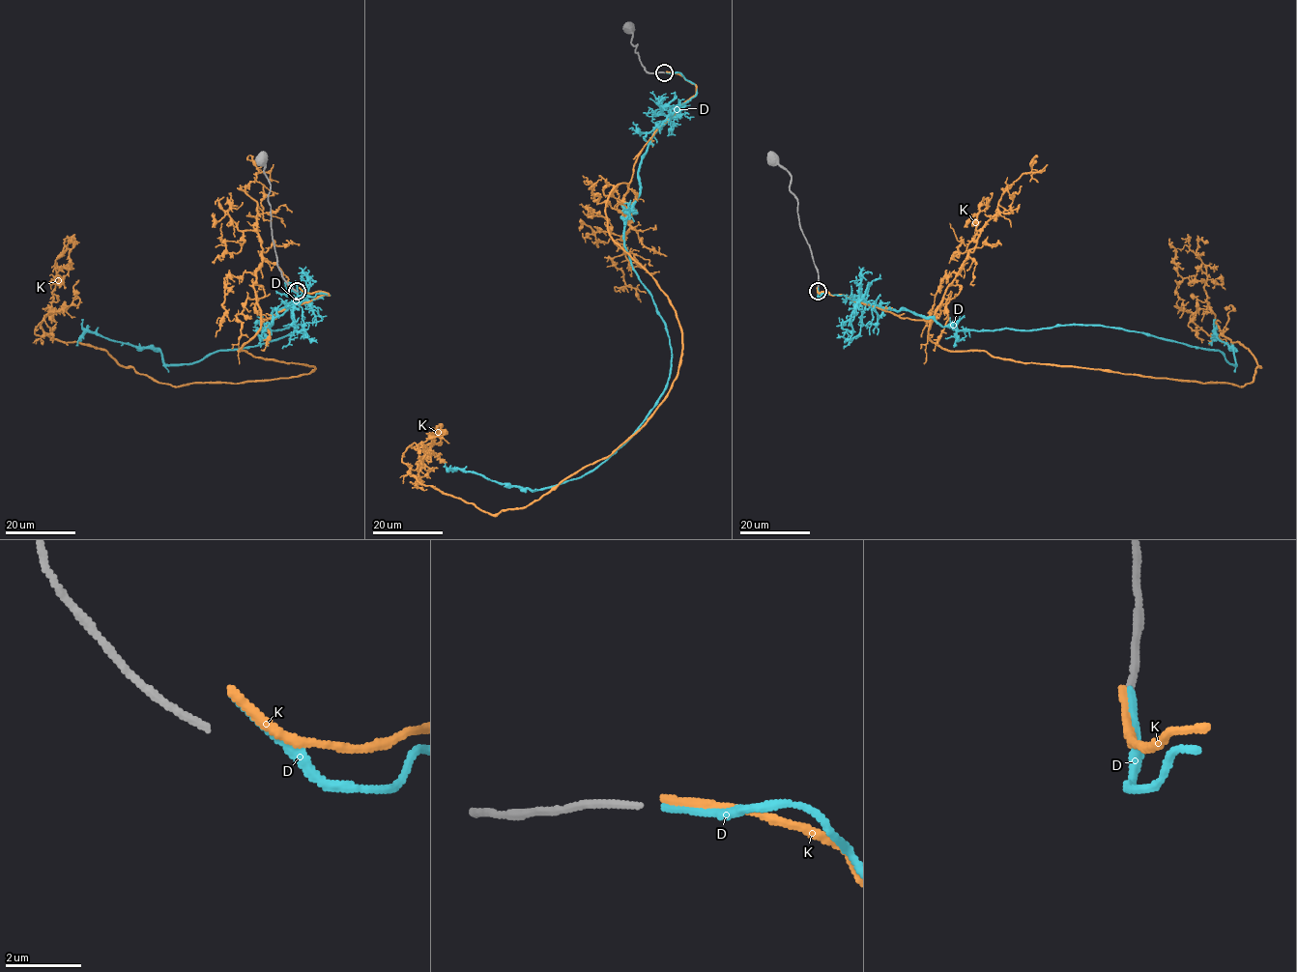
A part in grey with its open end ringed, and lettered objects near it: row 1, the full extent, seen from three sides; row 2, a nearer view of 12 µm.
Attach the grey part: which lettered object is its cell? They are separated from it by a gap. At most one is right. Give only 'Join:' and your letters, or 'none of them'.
Join: D

